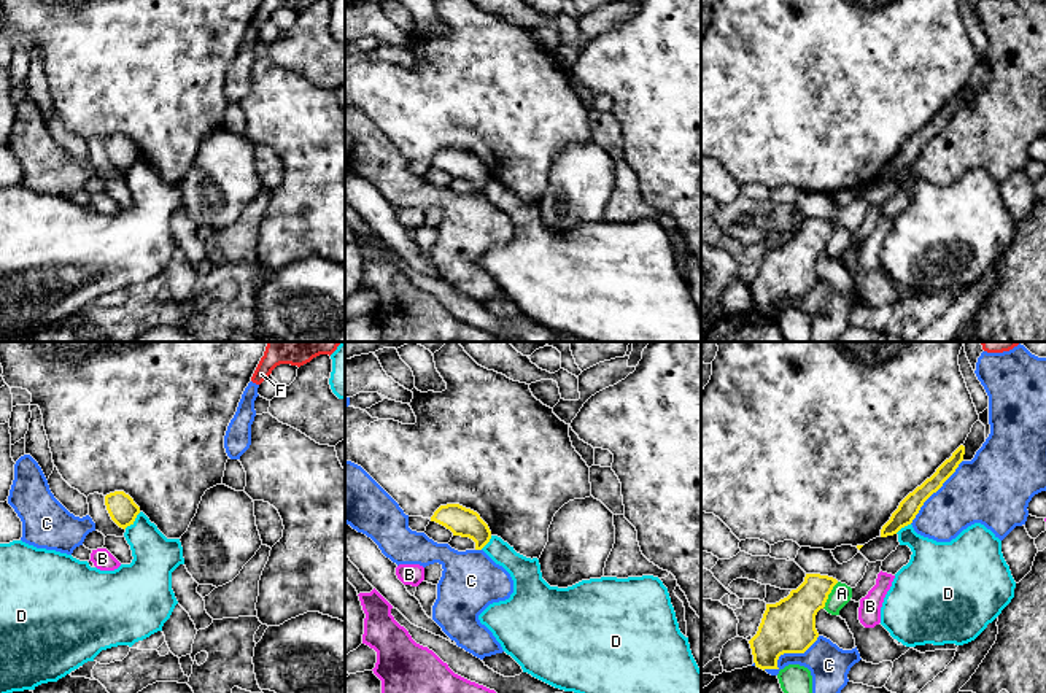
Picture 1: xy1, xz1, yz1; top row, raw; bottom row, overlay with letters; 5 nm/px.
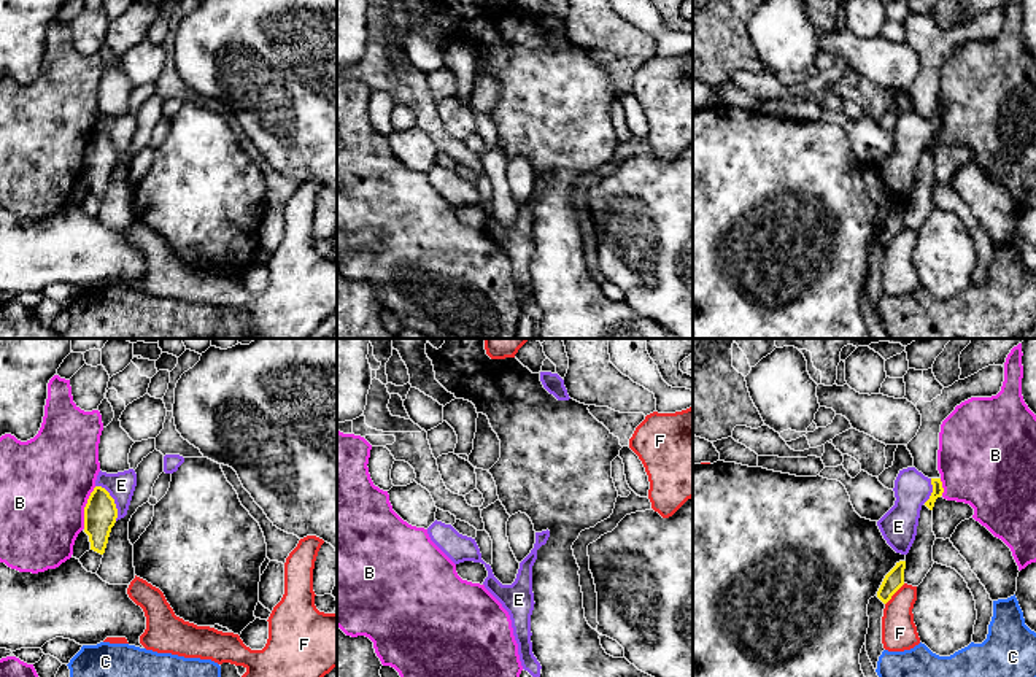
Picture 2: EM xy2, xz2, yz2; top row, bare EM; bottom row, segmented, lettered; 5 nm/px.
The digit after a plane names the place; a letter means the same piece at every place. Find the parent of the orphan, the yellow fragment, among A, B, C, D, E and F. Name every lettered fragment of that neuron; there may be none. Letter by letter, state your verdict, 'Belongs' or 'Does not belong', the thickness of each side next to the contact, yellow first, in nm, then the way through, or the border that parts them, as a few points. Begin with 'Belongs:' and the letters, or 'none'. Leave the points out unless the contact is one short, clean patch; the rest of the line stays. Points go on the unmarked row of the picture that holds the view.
Belongs: none
A: Does not belong. Thickness 260 nm (yellow) against 100 nm
B: Does not belong. Thickness 170 nm (yellow) against 460 nm
C: Does not belong. Thickness 280 nm (yellow) against 200 nm
D: Does not belong. Thickness 140 nm (yellow) against 220 nm. Boundary: xy1 (140, 156), (124, 172)
E: Does not belong. Thickness 170 nm (yellow) against 140 nm. Boundary: xy2 (96, 129), (100, 129), (113, 143), (116, 164)
F: Does not belong. Thickness 100 nm (yellow) against 180 nm

